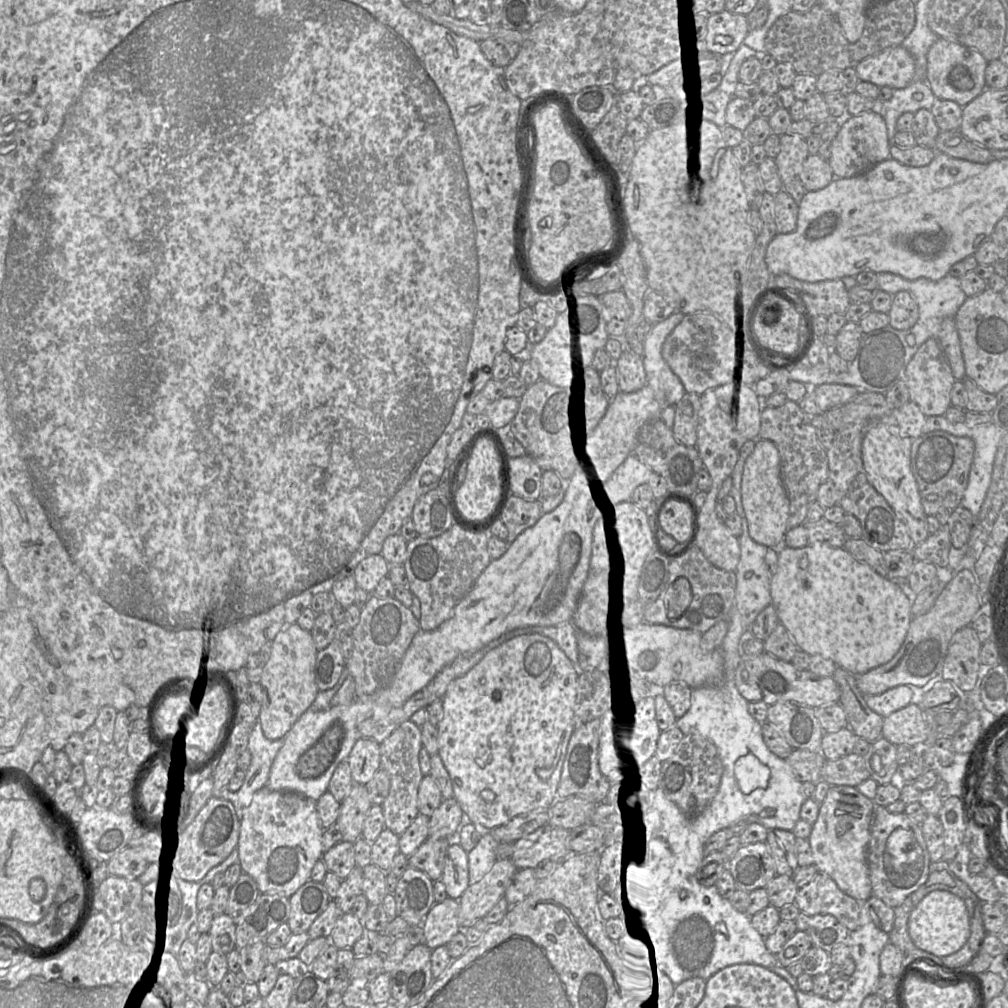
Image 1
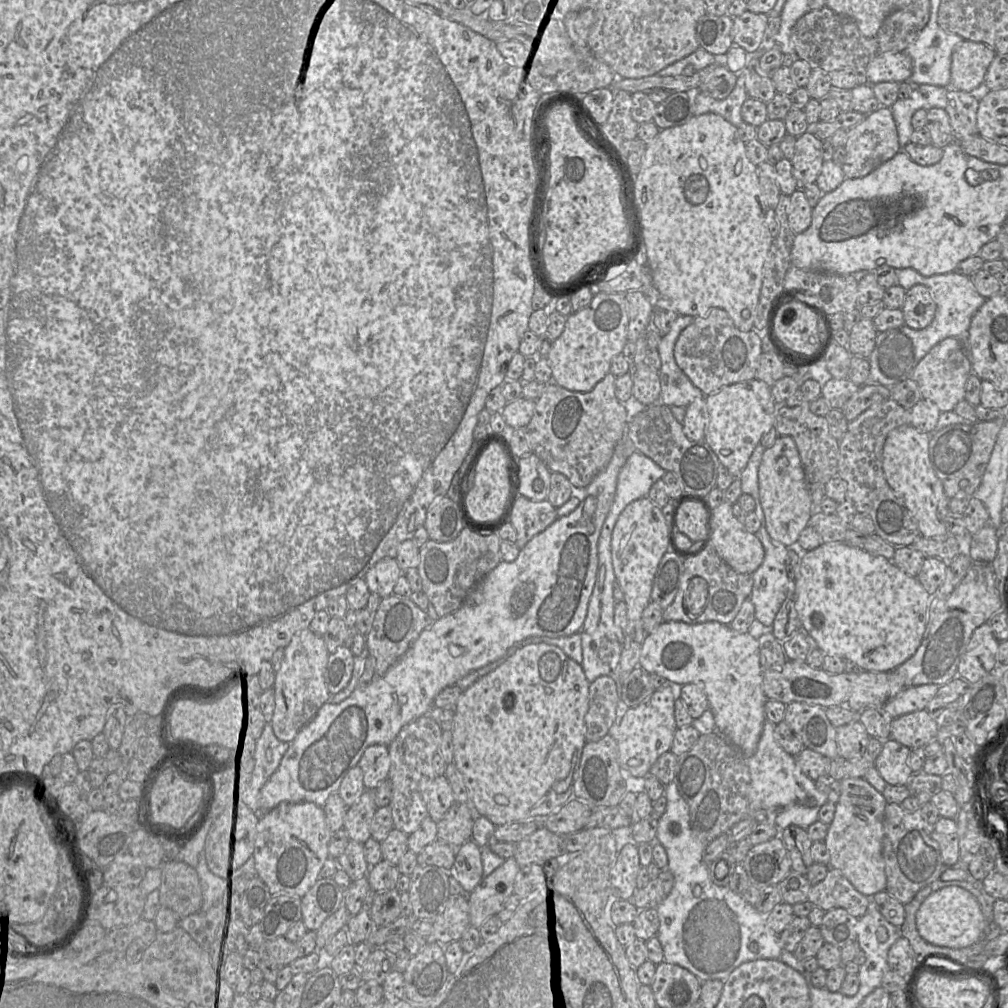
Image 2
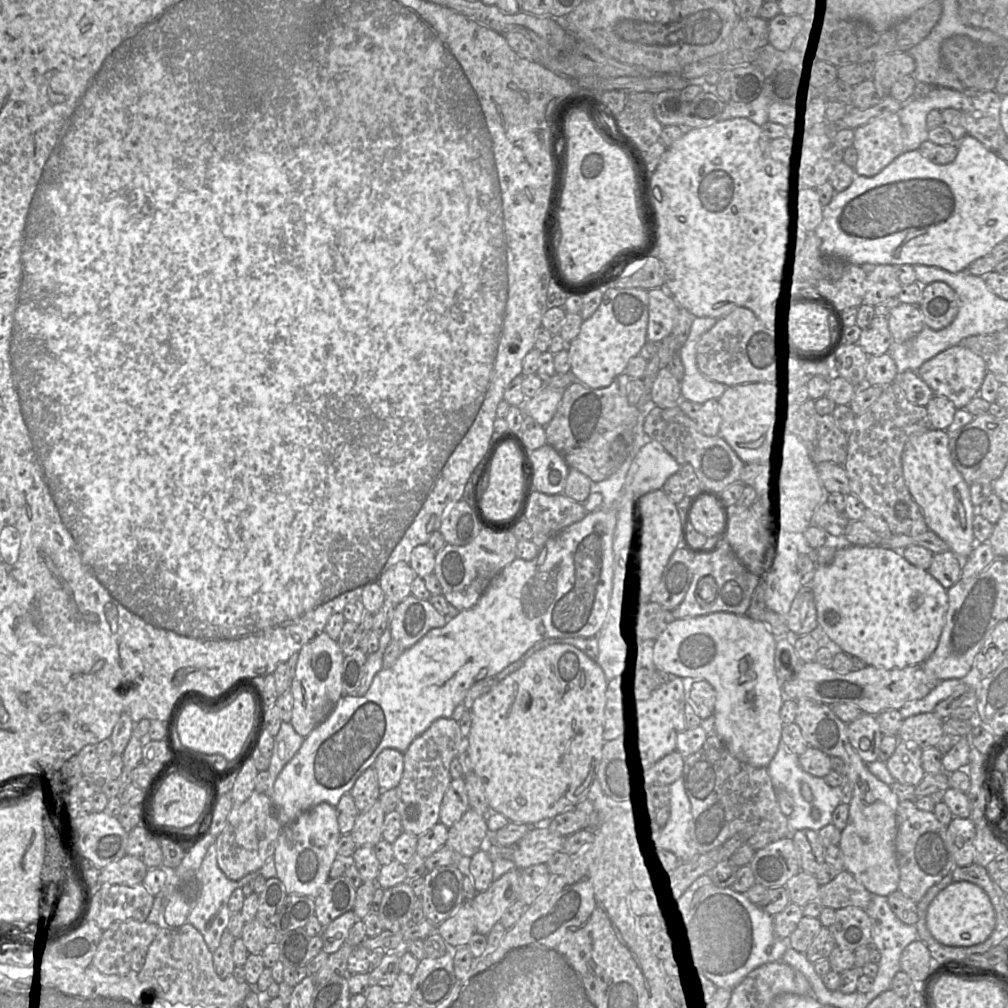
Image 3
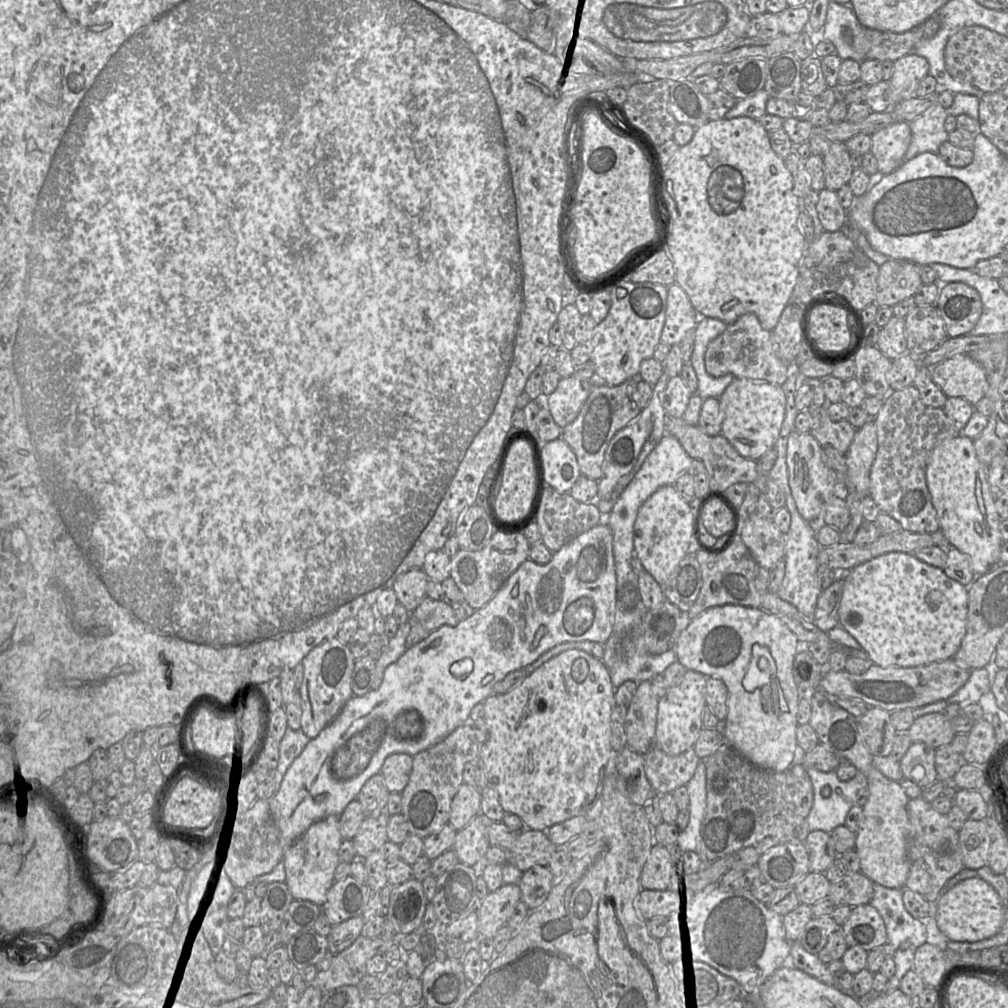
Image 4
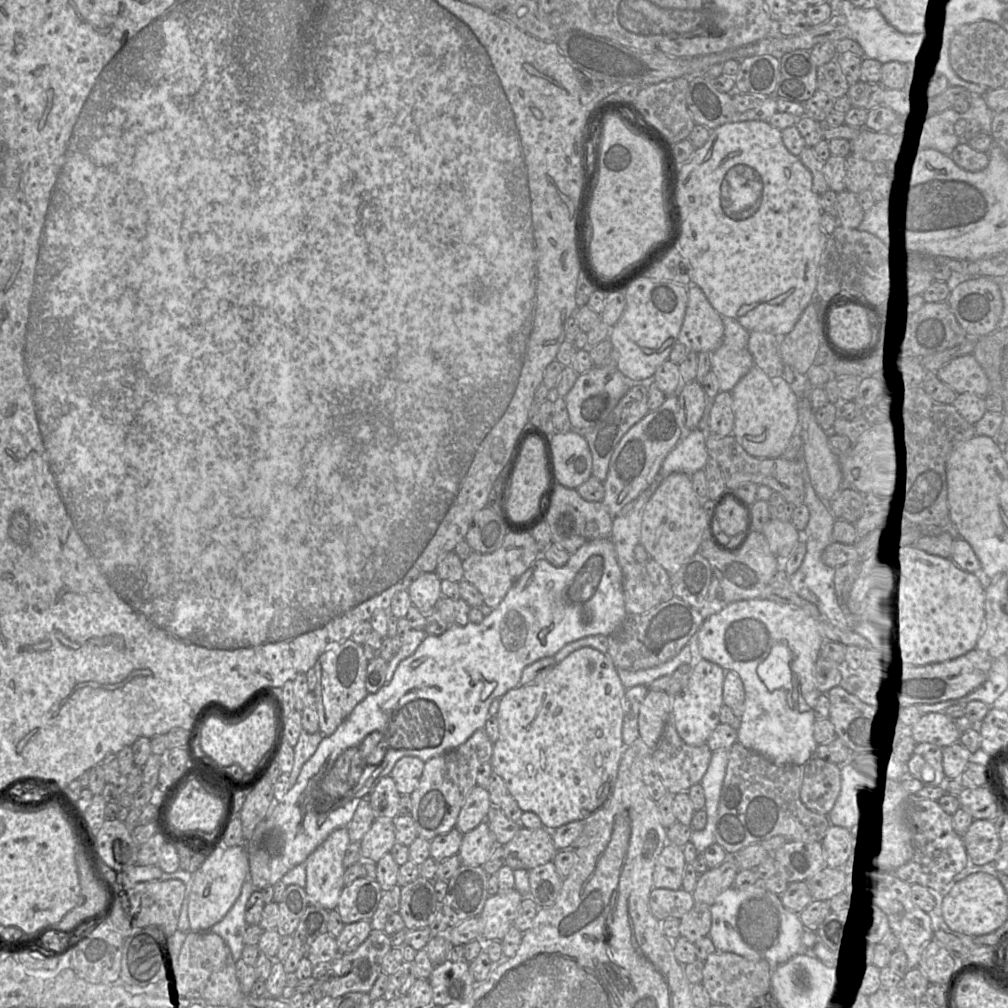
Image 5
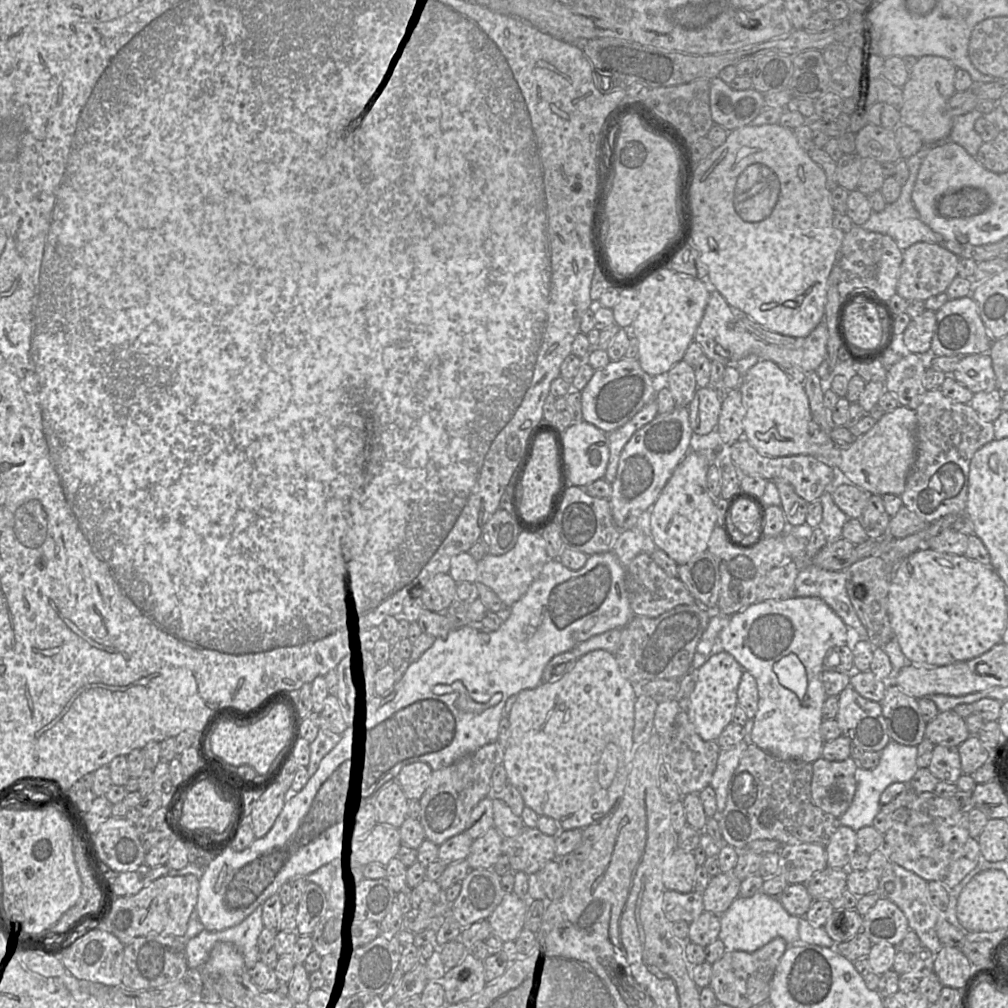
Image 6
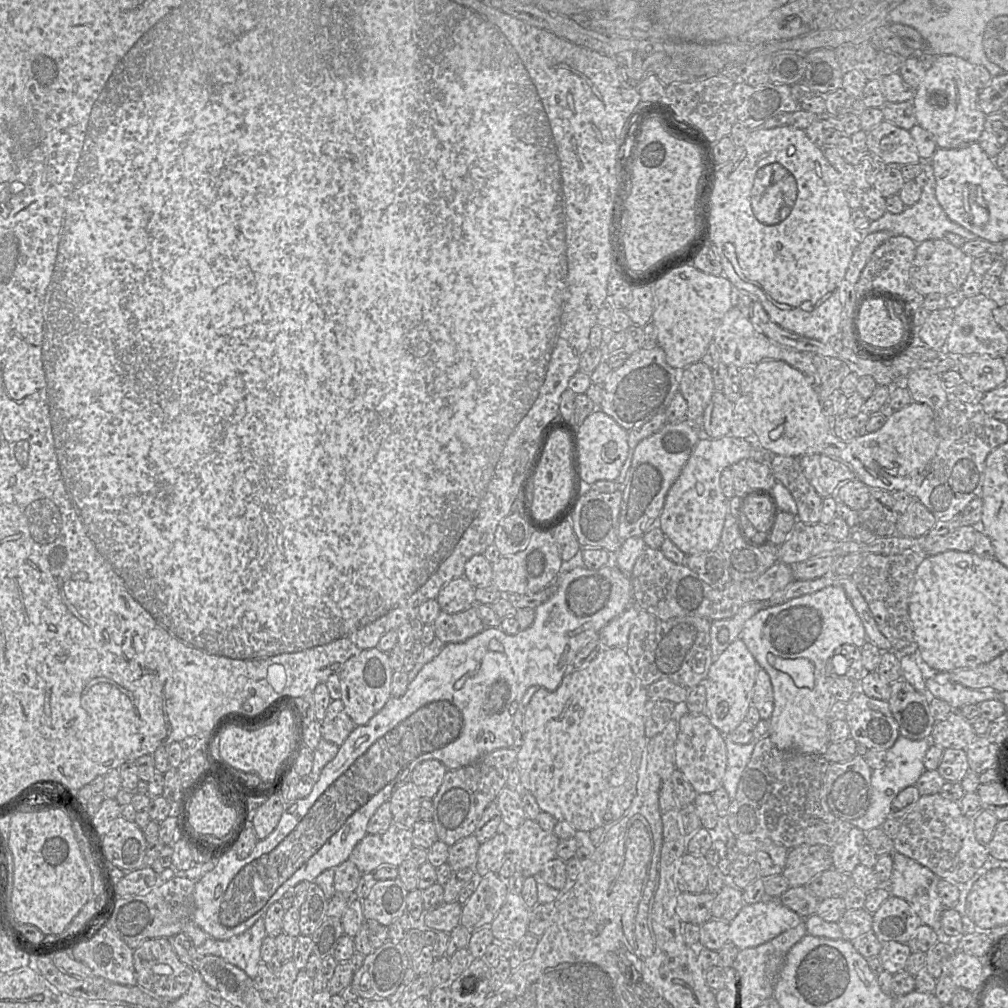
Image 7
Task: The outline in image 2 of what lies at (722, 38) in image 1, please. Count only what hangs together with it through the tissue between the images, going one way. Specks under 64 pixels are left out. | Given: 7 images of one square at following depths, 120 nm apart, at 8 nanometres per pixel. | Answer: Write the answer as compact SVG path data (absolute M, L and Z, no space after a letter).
M746 11L733 18L732 36L734 45L742 47L749 53L757 51L761 46L768 25L768 14Z

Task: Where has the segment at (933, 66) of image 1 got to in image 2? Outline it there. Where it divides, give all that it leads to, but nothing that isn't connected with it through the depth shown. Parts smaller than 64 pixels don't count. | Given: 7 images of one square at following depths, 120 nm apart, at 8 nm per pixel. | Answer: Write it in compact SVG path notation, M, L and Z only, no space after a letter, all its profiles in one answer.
M963 41L951 56L950 88L964 92L984 92L987 69L997 54L983 43Z

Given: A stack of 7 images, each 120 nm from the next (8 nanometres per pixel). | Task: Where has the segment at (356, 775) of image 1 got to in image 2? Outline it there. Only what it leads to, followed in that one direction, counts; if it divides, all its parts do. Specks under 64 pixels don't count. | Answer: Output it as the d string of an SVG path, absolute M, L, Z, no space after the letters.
M375 744L365 750L358 766L363 771L363 782L366 789L373 791L382 781L388 779L390 762L386 745Z

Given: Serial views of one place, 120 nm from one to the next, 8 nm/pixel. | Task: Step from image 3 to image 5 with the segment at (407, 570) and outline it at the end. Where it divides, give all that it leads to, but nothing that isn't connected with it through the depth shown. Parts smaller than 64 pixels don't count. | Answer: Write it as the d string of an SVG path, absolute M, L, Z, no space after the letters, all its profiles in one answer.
M434 572L421 574L412 581L407 592L413 606L421 613L429 614L442 597L441 579Z

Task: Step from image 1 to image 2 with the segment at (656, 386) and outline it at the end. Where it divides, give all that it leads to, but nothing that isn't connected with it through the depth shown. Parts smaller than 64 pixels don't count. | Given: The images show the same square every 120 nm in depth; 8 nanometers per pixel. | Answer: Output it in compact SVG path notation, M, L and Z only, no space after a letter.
M679 315L657 347L661 360L658 371L661 394L658 403L669 407L673 405L687 407L695 399L705 397L677 365L674 357L674 346L680 333L693 323L694 319L691 316Z

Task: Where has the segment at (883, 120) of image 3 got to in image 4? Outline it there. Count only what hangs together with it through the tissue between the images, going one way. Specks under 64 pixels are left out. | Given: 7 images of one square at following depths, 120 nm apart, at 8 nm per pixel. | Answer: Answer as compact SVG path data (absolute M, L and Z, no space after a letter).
M897 121L871 134L870 153L877 160L879 175L893 172L902 163L911 143L910 124Z

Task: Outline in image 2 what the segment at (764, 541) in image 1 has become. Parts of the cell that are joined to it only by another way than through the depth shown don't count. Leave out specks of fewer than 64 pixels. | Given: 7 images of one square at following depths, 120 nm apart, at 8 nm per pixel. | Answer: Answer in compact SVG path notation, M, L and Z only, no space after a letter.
M790 436L778 437L762 456L758 470L759 498L764 512L763 525L773 540L785 546L795 543L800 533L809 526L812 516L812 500L806 483L805 472L795 441Z

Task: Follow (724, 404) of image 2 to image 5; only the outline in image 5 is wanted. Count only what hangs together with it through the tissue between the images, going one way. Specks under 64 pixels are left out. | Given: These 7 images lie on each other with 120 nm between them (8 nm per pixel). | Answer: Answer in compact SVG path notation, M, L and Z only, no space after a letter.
M753 365L731 390L734 427L732 435L751 456L778 458L786 451L798 425L798 397L790 384L780 377L769 377Z

